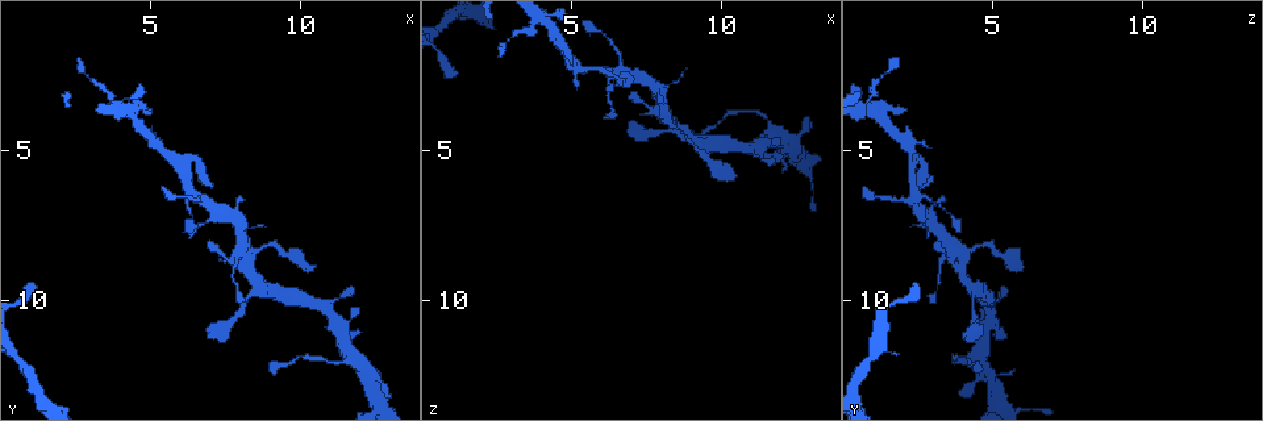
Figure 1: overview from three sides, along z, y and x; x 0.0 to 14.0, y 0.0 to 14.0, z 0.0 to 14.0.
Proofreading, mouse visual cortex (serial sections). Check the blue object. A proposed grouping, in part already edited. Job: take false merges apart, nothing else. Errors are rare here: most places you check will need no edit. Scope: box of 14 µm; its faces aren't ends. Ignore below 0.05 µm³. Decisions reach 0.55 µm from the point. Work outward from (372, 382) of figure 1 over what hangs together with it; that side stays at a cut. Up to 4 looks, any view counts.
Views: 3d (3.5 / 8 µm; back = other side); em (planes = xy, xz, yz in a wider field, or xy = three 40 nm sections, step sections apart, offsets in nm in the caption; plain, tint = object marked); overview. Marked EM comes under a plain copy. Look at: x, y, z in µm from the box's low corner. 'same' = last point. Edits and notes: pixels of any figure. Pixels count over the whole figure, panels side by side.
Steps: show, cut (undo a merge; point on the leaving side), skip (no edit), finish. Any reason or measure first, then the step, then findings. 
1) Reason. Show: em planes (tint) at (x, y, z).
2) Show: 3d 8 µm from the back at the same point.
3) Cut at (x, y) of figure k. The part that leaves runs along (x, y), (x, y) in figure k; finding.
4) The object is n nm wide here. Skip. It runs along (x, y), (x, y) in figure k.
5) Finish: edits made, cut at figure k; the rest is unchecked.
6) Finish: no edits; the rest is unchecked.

A narrow waist. Show: 3d 8 µm at (11.0, 12.1, 3.7).

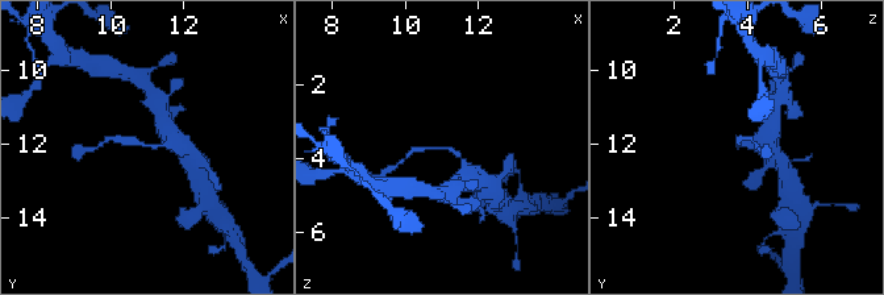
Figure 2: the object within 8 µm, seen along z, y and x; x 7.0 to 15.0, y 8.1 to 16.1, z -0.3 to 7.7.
The arms are 200, 200 nm wide; now the EM. Show: em xy step 1 (tint) at (11.0, 12.1, 3.8).

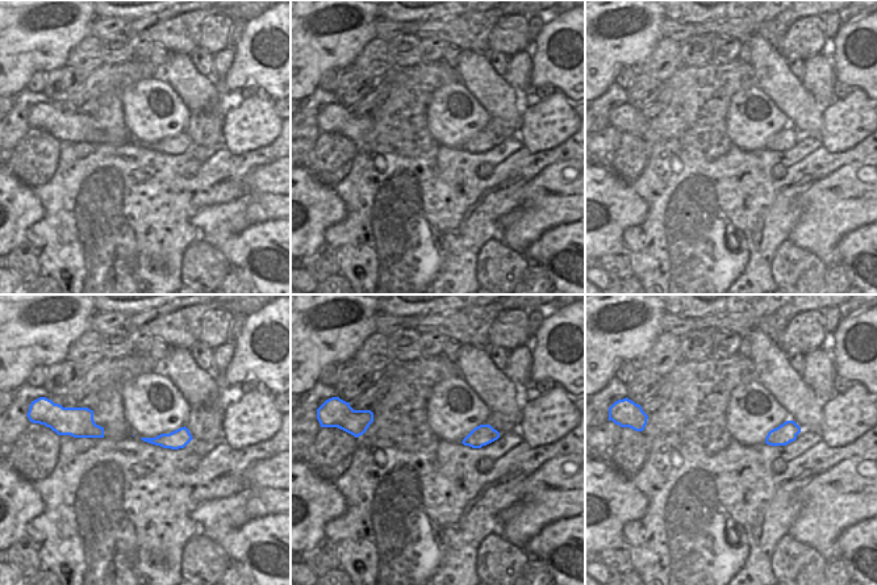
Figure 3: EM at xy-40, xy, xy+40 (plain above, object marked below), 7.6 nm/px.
Skip. It runs along (175, 142), (146, 146), (113, 138) in figure 2; all the same cell.

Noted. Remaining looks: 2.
Four-way junction. Show: 3d 3.5 µm at (6.6, 6.7, 2.4).

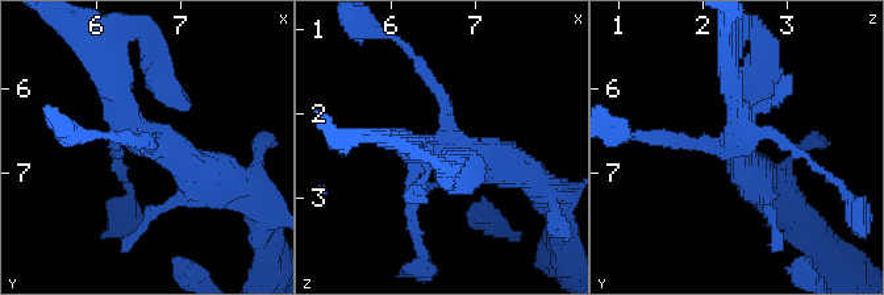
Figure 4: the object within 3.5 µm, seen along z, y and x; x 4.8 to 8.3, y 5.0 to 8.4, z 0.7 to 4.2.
Now the EM. Show: em xy step 2 (tint) at (6.70, 6.65, 2.40).

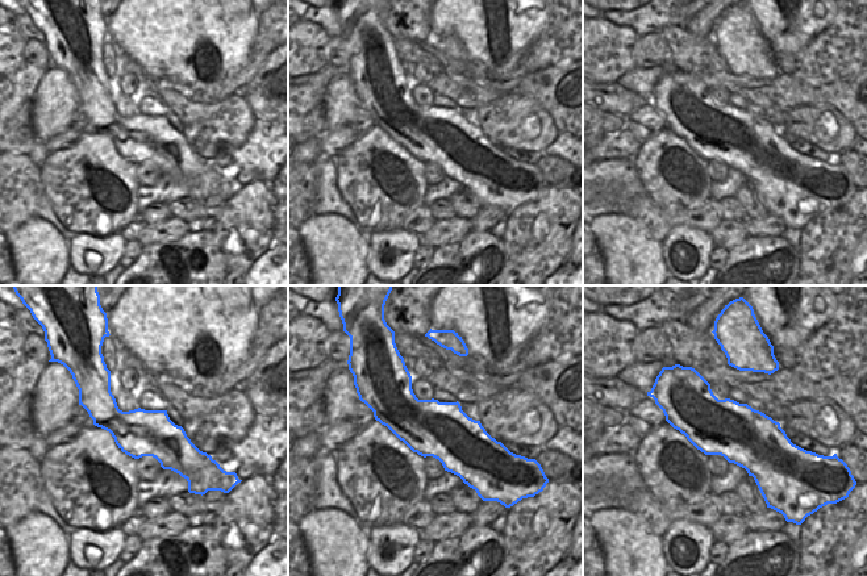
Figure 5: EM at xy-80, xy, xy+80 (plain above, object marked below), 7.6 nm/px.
The object is 440 nm wide here. Skip. It runs along (228, 179), (142, 138), (107, 74) in figure 4; one cell here.

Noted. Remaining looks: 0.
Finish: no edits; the rest is unchecked.

